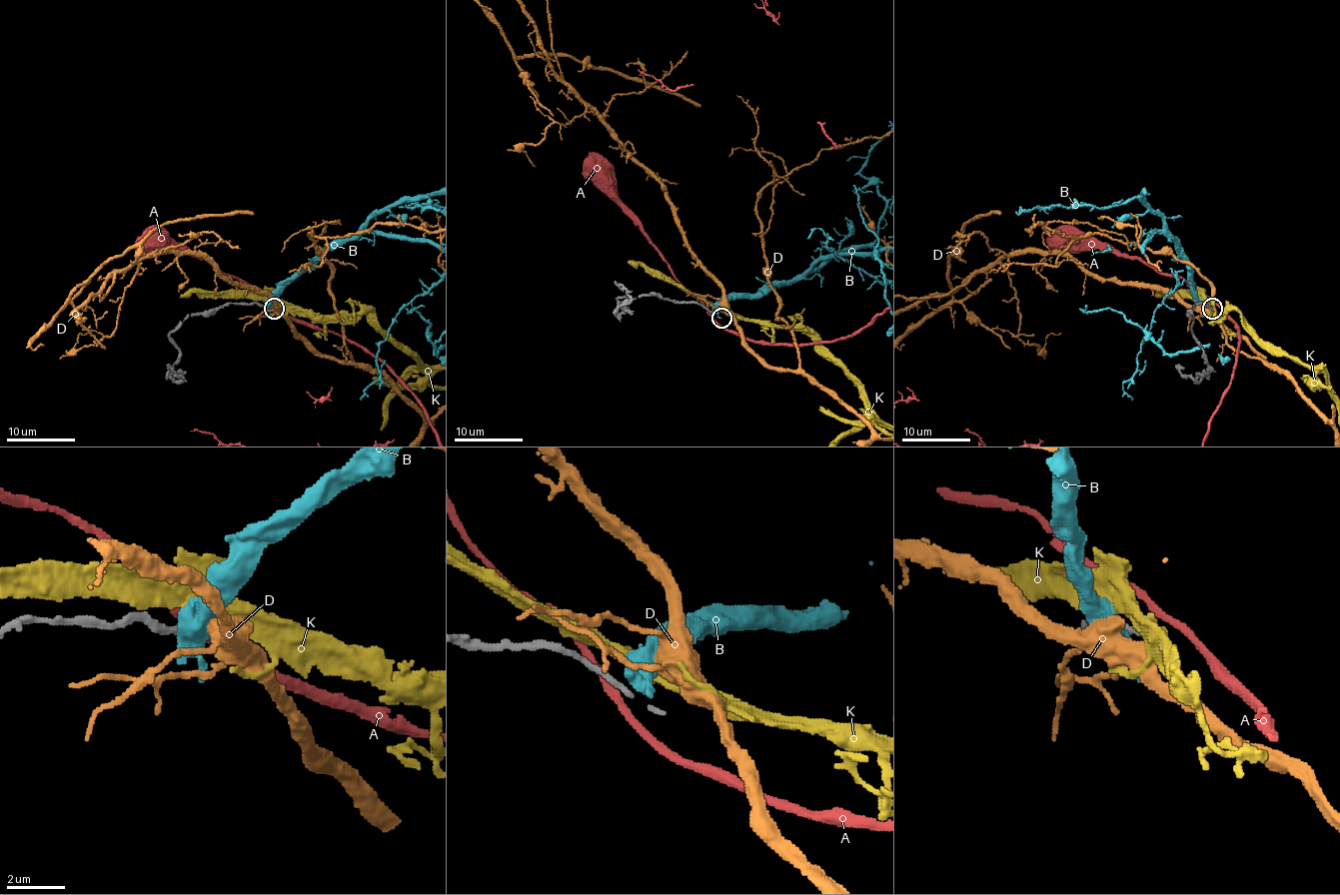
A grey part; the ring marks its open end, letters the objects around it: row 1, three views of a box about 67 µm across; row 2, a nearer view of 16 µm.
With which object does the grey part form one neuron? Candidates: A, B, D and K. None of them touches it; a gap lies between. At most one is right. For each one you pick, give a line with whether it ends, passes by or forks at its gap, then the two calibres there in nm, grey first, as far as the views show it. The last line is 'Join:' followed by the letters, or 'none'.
Join: none

